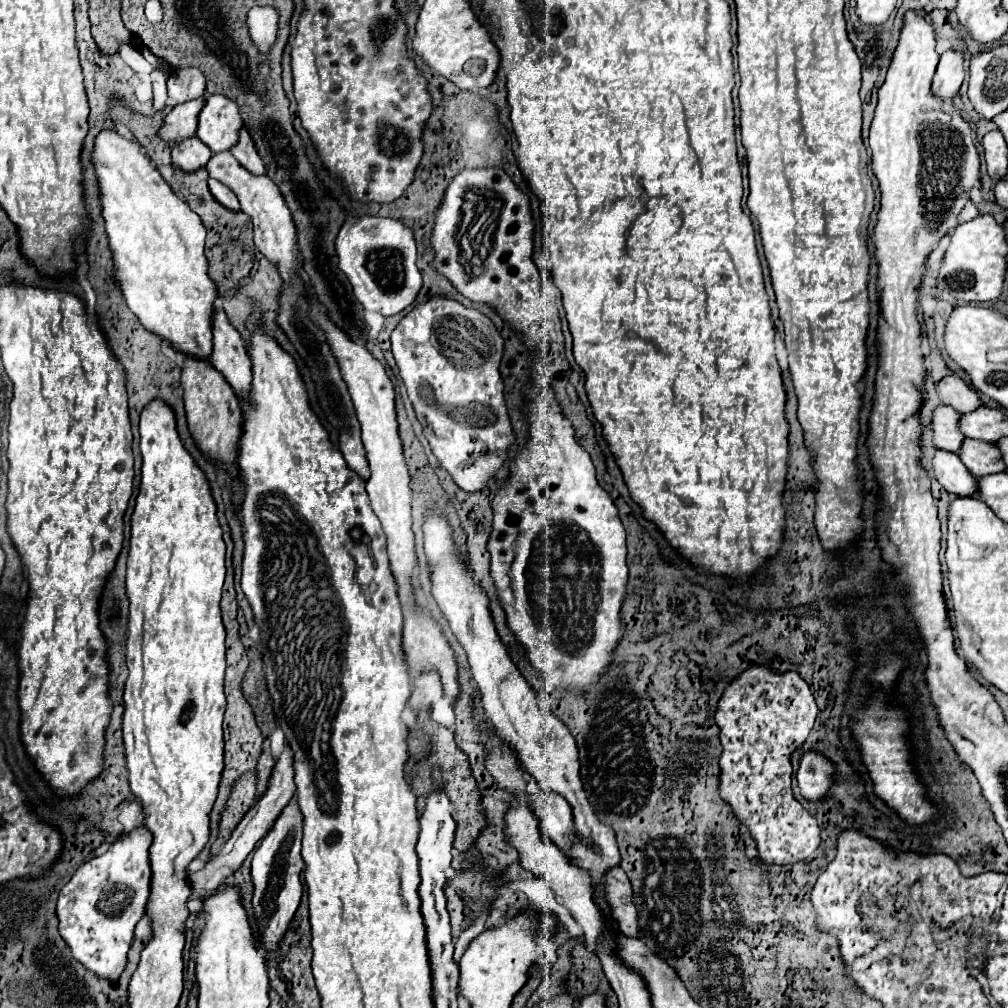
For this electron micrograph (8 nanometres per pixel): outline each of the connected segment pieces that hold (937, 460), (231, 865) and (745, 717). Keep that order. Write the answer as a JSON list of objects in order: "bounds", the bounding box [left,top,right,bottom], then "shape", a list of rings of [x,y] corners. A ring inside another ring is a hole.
[{"bounds":[932,450,976,496],"shape":[[[936,450],[936,456],[932,458],[932,472],[936,480],[956,496],[974,496],[976,494],[976,476],[972,476],[958,454]]]},{"bounds":[188,744,296,900],"shape":[[[284,744],[284,752],[280,754],[278,762],[272,768],[272,774],[270,774],[270,780],[268,780],[268,790],[244,814],[244,818],[240,820],[240,824],[232,832],[230,840],[226,842],[224,850],[216,858],[212,858],[202,870],[198,870],[194,874],[188,874],[188,882],[190,882],[190,888],[192,888],[190,900],[202,898],[206,892],[214,892],[226,878],[230,878],[242,866],[246,856],[254,850],[256,842],[266,836],[266,832],[272,828],[272,824],[276,822],[282,808],[288,804],[288,800],[292,800],[294,790],[296,790],[296,784],[294,784],[294,772],[292,772],[292,748],[288,748],[288,744]]]},{"bounds":[716,666,820,864],"shape":[[[766,666],[748,668],[738,680],[728,684],[718,702],[716,724],[720,726],[720,742],[724,746],[720,758],[720,794],[732,806],[738,820],[752,832],[760,858],[770,864],[794,864],[808,858],[820,844],[820,826],[810,812],[792,796],[790,788],[790,754],[808,738],[818,708],[808,684],[796,672],[772,672]]]}]

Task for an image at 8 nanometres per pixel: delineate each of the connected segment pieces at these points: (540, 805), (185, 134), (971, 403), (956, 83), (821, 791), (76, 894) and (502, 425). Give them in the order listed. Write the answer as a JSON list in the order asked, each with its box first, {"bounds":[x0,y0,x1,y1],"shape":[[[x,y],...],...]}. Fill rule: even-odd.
[{"bounds":[532,792,574,850],"shape":[[[534,792],[532,794],[532,812],[536,812],[542,832],[560,848],[568,850],[574,840],[572,824],[574,816],[570,804],[554,792]]]},{"bounds":[160,96,204,140],"shape":[[[204,96],[178,104],[164,120],[164,126],[160,130],[160,136],[164,140],[184,140],[196,134],[196,120],[200,114],[200,108],[204,106]]]},{"bounds":[938,376,982,412],"shape":[[[946,376],[940,380],[938,392],[942,396],[942,402],[958,412],[972,412],[982,404],[980,396],[962,378],[956,376]]]},{"bounds":[932,50,964,102],"shape":[[[946,50],[940,58],[938,70],[932,82],[932,94],[940,100],[948,102],[956,96],[964,80],[964,52],[960,50]]]},{"bounds":[798,752,834,800],"shape":[[[806,752],[798,768],[798,786],[806,800],[820,800],[834,782],[834,764],[816,752]]]},{"bounds":[58,826,152,980],"shape":[[[138,826],[122,834],[104,854],[80,866],[58,896],[60,936],[76,960],[108,980],[116,980],[124,970],[134,926],[146,914],[148,876],[152,876],[152,872],[148,872],[148,844],[152,844],[152,836],[148,836],[146,830],[148,828]]]},{"bounds":[390,296,514,492],"shape":[[[432,296],[402,318],[392,332],[390,342],[432,454],[462,490],[480,492],[502,466],[506,450],[514,442],[504,404],[504,382],[498,372],[504,354],[502,336],[476,308],[466,308],[456,300]],[[434,338],[452,338],[452,362],[440,352]]]}]

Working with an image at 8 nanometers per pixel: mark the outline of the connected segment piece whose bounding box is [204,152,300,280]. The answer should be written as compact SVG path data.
M230 152L214 154L204 168L208 170L208 176L210 178L220 180L222 184L226 184L228 188L234 190L234 194L240 200L242 212L252 218L252 224L254 224L254 244L256 244L256 248L270 262L274 262L278 266L280 276L284 280L290 280L292 276L300 274L298 272L296 252L294 252L296 250L296 228L294 228L292 216L290 216L290 212L286 208L286 202L284 202L280 190L276 188L276 184L268 176L254 176L246 168L240 168L238 160Z

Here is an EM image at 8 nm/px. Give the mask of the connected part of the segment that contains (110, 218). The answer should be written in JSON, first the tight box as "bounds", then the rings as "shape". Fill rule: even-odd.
{"bounds":[94,130,218,360],"shape":[[[104,130],[96,136],[96,142],[94,142],[94,166],[96,166],[96,176],[98,176],[98,182],[100,182],[100,190],[102,190],[102,214],[104,214],[104,220],[106,220],[106,234],[108,234],[108,240],[110,240],[110,248],[114,252],[114,278],[116,282],[120,284],[122,292],[124,292],[124,298],[130,306],[130,310],[138,316],[140,324],[152,332],[154,336],[158,336],[160,340],[168,342],[168,346],[184,356],[192,356],[196,360],[210,360],[210,354],[212,354],[212,318],[214,318],[214,302],[218,298],[218,286],[216,282],[208,276],[208,260],[204,256],[204,238],[206,238],[206,230],[202,226],[202,220],[198,218],[198,214],[194,214],[188,204],[184,204],[184,200],[180,200],[172,188],[164,182],[164,178],[160,176],[160,172],[152,166],[152,162],[140,152],[140,144],[136,142],[130,142],[126,138],[122,138],[116,130]]]}

